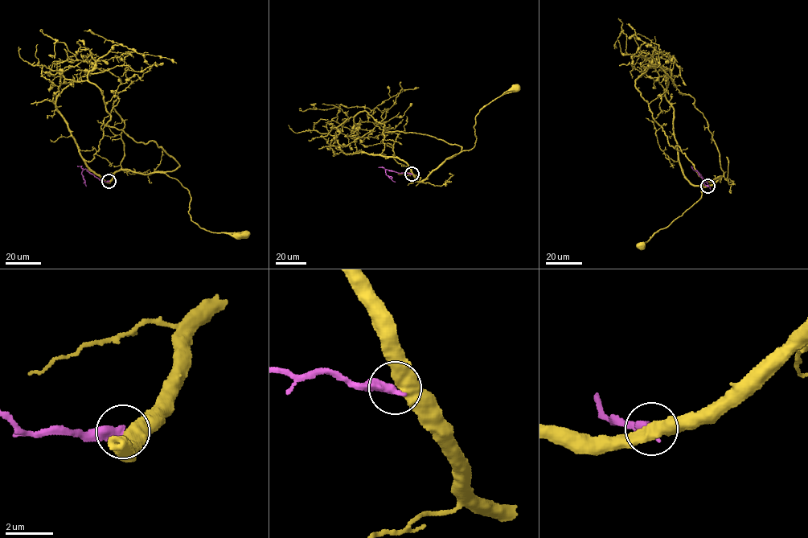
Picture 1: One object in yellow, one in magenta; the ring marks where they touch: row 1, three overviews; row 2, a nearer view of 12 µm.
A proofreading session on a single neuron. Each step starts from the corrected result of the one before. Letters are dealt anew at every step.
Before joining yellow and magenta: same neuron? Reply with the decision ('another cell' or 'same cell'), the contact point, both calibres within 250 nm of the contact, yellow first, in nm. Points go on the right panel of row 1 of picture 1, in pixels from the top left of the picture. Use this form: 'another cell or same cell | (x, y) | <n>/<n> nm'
another cell | (707, 186) | 480/440 nm

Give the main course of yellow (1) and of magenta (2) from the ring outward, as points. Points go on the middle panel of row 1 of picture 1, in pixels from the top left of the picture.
1: (412, 174), (417, 181), (424, 181), (446, 158), (469, 150), (477, 137), (476, 115), (515, 88)
2: (412, 174), (386, 170), (386, 174), (395, 182)

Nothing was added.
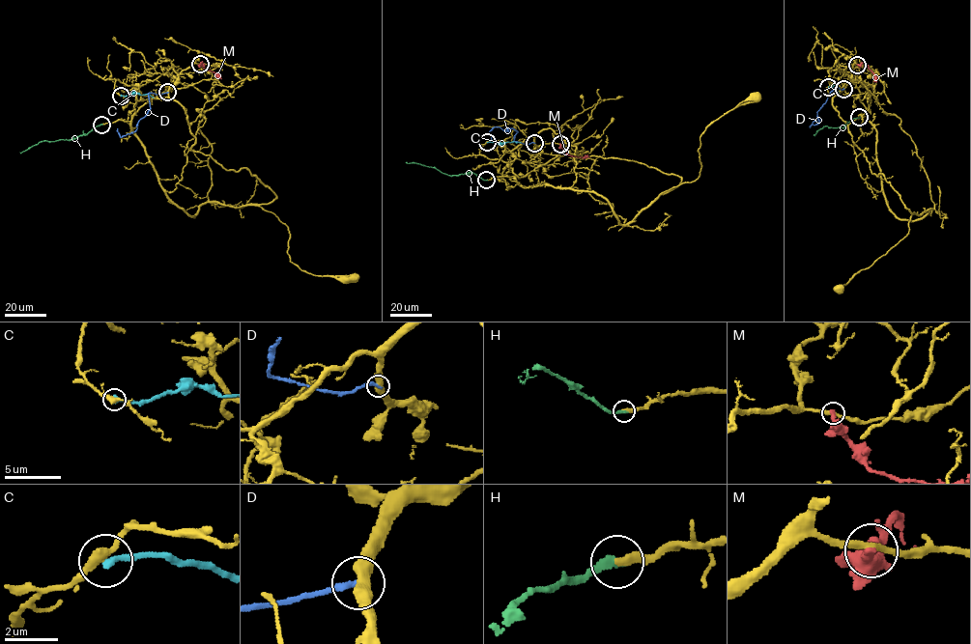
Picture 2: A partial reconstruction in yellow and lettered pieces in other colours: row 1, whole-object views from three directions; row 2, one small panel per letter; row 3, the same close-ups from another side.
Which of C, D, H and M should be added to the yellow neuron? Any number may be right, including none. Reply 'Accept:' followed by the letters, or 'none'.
Accept: H

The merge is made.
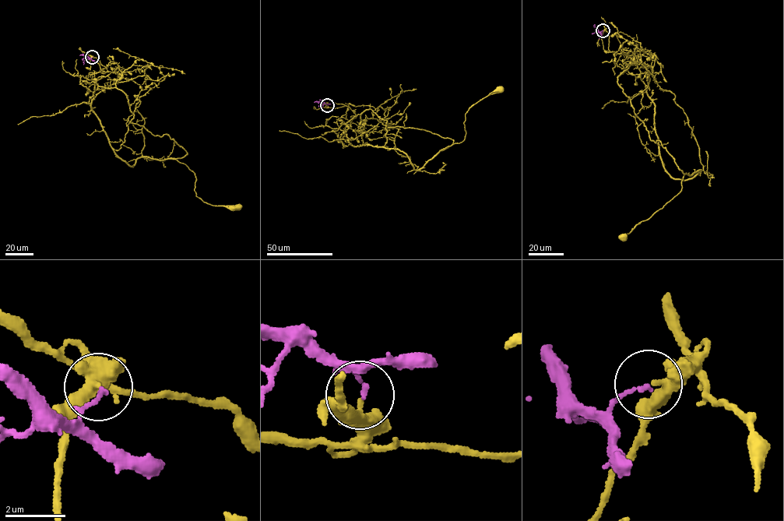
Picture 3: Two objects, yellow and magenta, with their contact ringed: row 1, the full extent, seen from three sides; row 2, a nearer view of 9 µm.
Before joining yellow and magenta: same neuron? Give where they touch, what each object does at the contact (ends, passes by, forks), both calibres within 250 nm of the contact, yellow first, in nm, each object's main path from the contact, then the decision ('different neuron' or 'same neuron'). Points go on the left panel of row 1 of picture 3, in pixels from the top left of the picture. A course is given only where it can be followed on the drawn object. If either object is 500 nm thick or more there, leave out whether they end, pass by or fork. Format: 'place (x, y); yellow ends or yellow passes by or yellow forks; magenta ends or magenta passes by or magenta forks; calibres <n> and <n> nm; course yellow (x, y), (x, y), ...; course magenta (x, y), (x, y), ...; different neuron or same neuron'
place (92, 57); yellow forks; magenta ends; calibres 260 and 110 nm; course yellow (91, 57), (114, 72), (96, 83), (125, 94), (131, 123), (185, 150), (176, 159), (197, 196), (237, 207); course magenta (92, 57), (79, 54); different neuron

